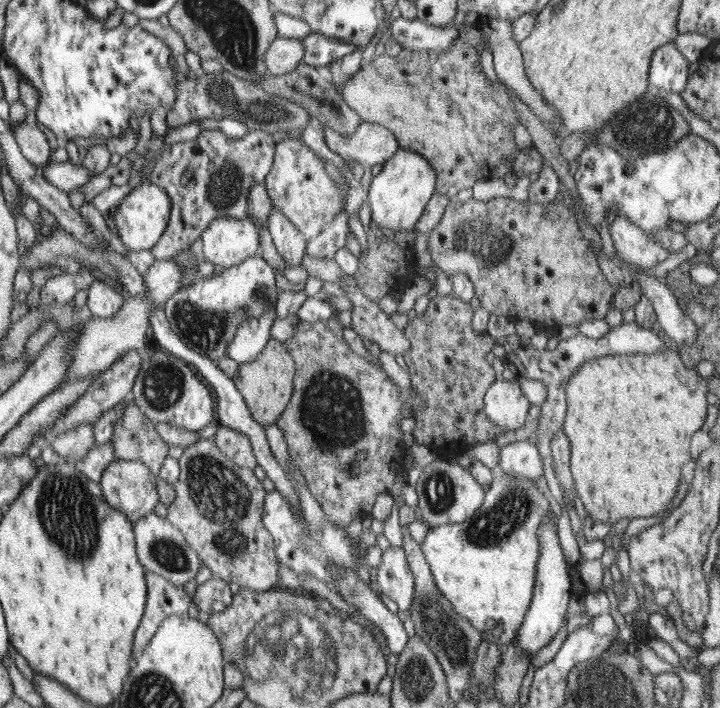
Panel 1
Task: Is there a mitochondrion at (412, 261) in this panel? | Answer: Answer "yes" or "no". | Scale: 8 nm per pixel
no

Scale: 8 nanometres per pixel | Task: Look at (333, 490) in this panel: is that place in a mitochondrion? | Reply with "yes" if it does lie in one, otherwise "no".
no

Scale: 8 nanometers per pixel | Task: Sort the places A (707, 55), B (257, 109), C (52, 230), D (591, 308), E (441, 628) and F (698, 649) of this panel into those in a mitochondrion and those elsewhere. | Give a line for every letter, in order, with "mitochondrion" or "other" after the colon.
A: other
B: mitochondrion
C: other
D: other
E: mitochondrion
F: other

